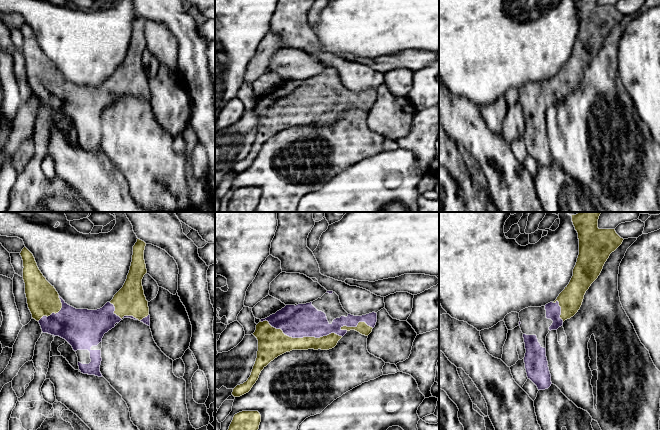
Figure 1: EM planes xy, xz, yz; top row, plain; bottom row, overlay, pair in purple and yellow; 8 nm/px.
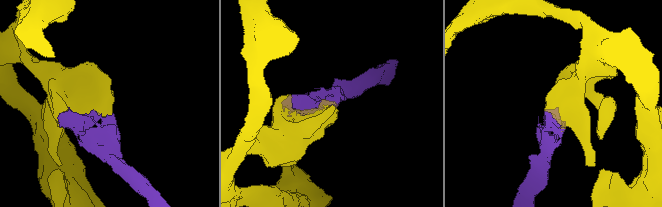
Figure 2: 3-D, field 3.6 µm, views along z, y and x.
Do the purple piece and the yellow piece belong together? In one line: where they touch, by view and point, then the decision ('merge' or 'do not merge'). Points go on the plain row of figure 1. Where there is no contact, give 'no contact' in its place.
xz (301, 113) | merge

